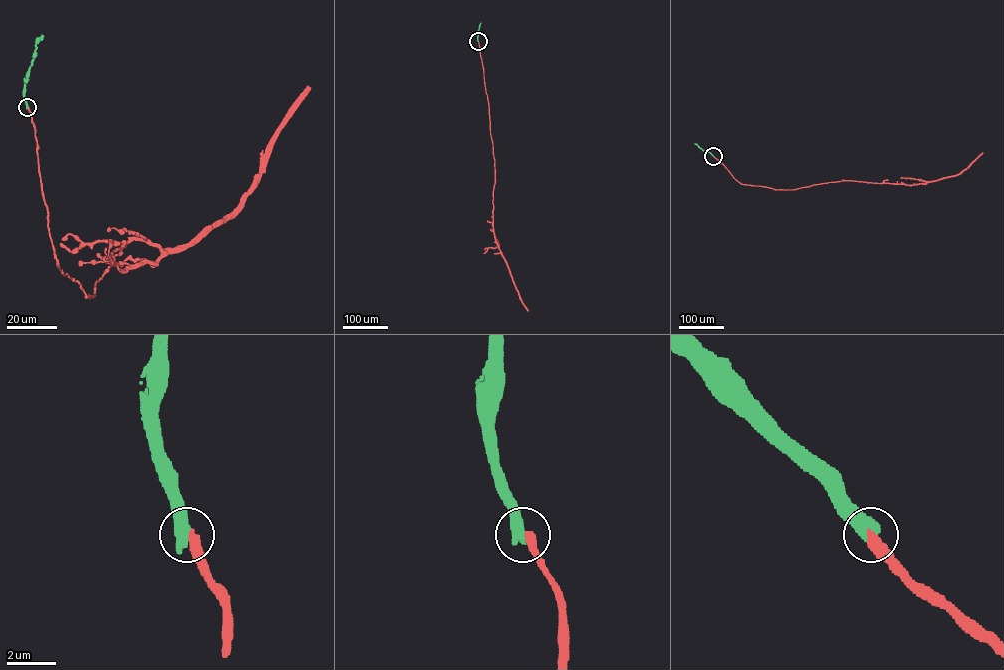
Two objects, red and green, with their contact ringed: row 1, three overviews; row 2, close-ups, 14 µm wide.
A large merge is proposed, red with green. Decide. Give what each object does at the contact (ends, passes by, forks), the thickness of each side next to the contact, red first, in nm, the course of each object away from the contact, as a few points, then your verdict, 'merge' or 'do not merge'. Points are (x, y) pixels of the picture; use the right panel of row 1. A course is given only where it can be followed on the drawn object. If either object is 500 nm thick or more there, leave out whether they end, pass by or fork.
400/650 nm | red via (713, 156), (741, 183), (786, 190), (843, 180), (925, 184), (961, 173), (982, 152) | green via (713, 156), (695, 143) | do not merge

